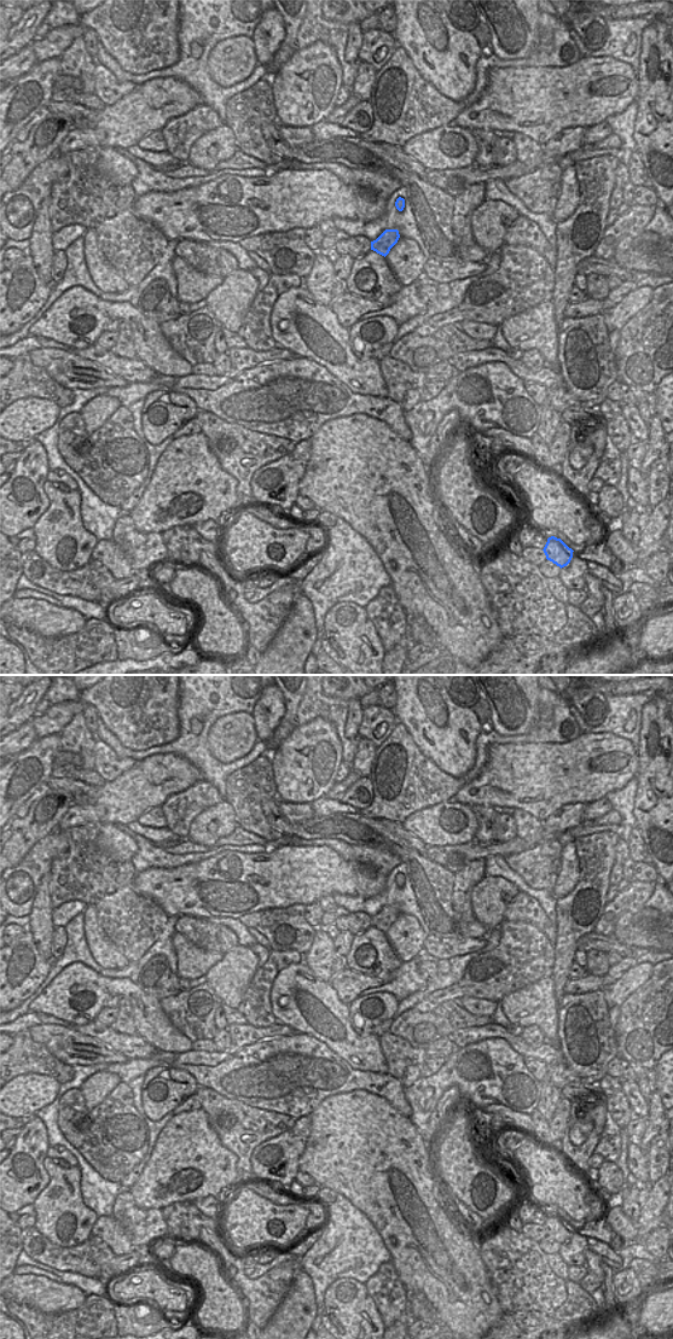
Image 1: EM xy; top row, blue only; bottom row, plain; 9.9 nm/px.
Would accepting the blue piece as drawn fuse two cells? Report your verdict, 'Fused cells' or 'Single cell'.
Fused cells.

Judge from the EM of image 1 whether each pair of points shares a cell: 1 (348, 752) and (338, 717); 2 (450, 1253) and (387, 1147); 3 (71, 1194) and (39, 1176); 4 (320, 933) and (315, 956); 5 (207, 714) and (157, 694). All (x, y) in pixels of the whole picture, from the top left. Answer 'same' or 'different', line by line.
1: same
2: same
3: different
4: same
5: different

